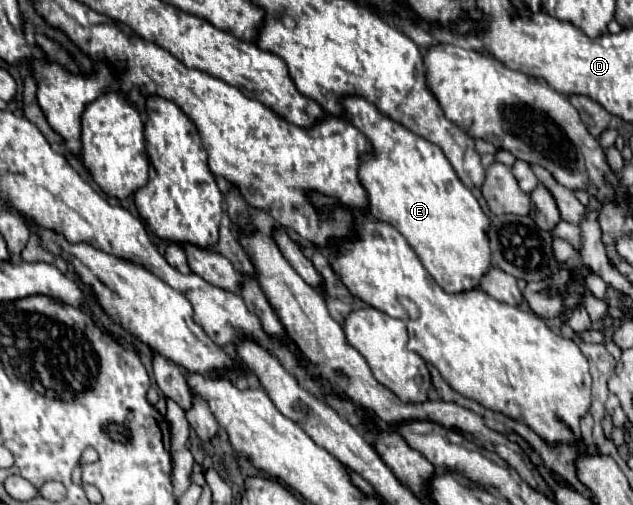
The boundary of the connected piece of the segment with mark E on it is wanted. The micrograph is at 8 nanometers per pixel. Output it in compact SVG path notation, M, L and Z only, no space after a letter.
M346 96L342 100L346 110L346 120L356 126L374 146L374 154L366 154L360 164L360 182L368 192L368 212L380 220L392 224L418 254L430 276L448 294L462 294L462 290L480 288L480 280L492 268L492 254L486 230L490 228L490 218L474 198L474 194L462 184L450 160L444 156L440 146L434 146L426 138L410 132L402 124L380 114L374 104L358 96Z

